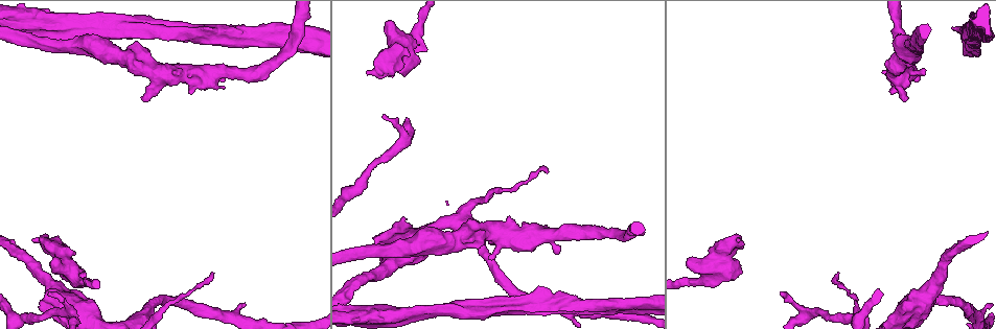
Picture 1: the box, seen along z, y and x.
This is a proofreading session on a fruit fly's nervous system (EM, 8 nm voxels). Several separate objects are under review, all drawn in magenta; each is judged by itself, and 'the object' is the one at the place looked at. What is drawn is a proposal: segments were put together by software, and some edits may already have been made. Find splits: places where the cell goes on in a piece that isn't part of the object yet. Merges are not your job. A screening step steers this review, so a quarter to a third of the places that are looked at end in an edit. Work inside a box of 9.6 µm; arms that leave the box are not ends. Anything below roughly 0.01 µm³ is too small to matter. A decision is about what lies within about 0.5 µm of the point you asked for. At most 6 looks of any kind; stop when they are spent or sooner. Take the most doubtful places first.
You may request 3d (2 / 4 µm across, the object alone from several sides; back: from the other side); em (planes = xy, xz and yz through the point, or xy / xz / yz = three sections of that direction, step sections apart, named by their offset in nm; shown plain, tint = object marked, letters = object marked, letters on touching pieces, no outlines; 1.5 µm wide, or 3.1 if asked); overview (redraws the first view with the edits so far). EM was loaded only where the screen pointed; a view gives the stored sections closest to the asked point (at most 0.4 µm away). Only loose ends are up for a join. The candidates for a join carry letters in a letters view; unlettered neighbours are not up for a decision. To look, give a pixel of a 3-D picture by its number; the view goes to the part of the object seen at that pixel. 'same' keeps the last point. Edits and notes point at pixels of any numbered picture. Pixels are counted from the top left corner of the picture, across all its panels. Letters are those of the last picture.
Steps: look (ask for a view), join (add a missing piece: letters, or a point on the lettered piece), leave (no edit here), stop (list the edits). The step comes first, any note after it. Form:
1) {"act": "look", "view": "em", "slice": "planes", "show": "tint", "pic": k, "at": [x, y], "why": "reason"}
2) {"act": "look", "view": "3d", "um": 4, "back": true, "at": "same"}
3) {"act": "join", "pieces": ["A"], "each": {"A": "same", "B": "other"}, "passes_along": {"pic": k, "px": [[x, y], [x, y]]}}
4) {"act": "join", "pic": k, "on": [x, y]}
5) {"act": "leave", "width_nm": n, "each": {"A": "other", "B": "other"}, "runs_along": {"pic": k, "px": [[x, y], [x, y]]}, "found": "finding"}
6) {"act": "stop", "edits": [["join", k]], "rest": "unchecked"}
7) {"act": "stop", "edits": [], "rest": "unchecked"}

{"act": "look", "view": "em", "slice": "yz", "step": 8, "show": "letters", "pic": 1, "at": [425, 49]}

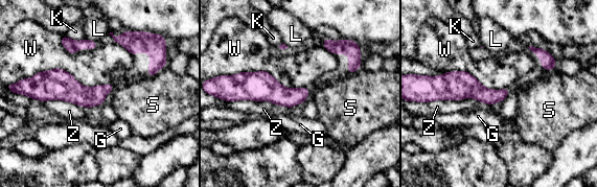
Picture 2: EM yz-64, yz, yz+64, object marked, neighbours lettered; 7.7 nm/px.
{"act": "leave", "each": {"G": "other", "K": "other", "L": "other", "S": "other", "W": "other", "Z": "other"}, "border": {"pic": 2, "px": [[237, 72], [310, 89]]}, "found": "none of them fits"}

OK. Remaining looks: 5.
{"act": "look", "view": "em", "slice": "planes", "show": "plain", "pic": 1, "at": [781, 292], "why": "an open end"}

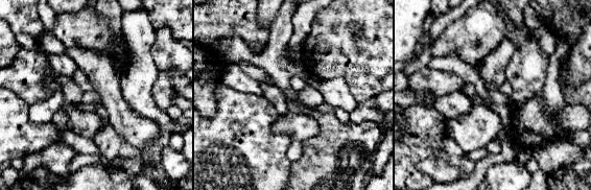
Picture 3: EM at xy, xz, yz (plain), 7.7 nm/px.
{"act": "look", "view": "em", "slice": "planes", "show": "letters", "at": "same", "why": "see the neighbours"}

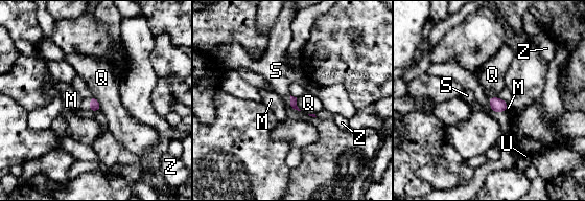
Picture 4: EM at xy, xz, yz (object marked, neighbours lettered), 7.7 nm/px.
{"act": "join", "pieces": ["S"], "longest_contact_nm": ["Q", 130], "each": {"M": "other", "Q": "other", "S": "same", "U": "other", "Z": "other"}, "passes_along": {"pic": 4, "px": [[94, 105], [90, 105], [86, 102]]}, "found": "it goes on there"}

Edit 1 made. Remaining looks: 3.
{"act": "look", "view": "overview", "why": "see it whole again"}

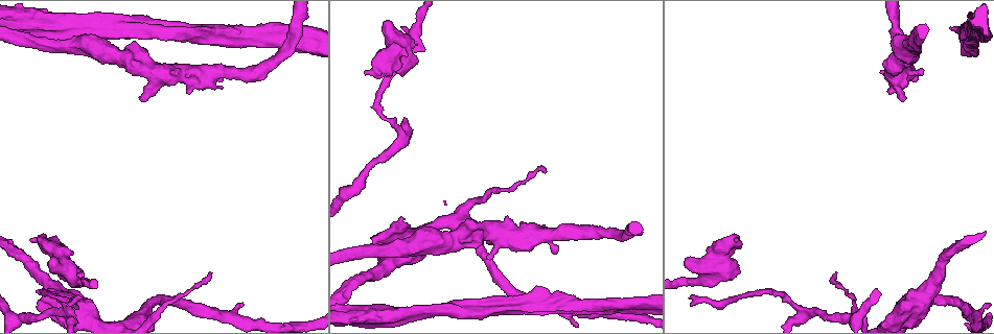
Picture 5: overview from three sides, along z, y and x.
{"act": "look", "view": "em", "slice": "planes", "show": "letters", "pic": 5, "at": [375, 236]}

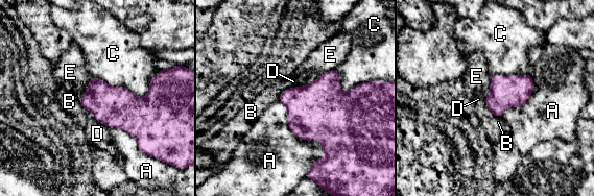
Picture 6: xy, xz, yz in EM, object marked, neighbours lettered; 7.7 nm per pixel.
{"act": "leave", "width_nm": 240, "each": {"A": "other", "B": "other", "C": "other", "D": "other", "E": "other"}, "border": {"pic": 6, "px": [[334, 68], [298, 87]]}, "found": "none of them fits"}

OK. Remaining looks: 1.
{"act": "stop", "edits": [["join", 4]], "rest": "unchecked"}

